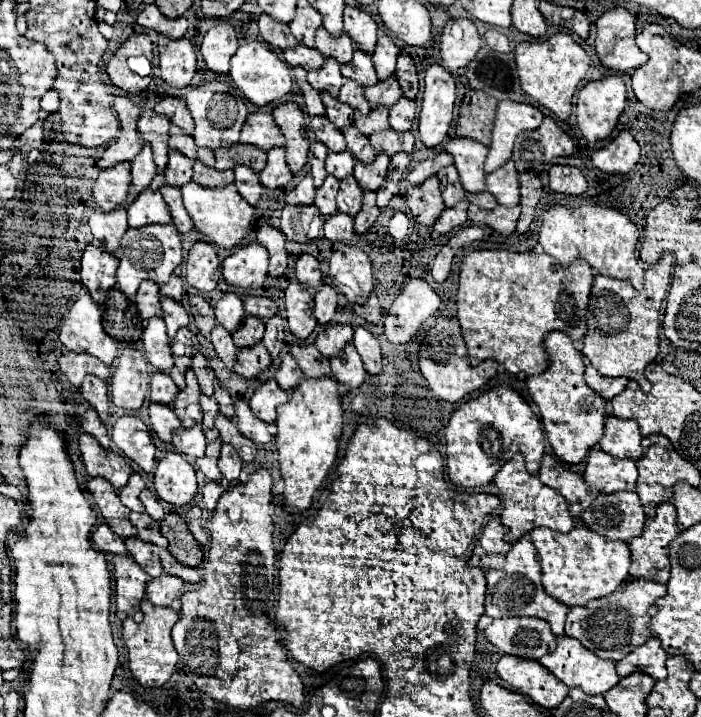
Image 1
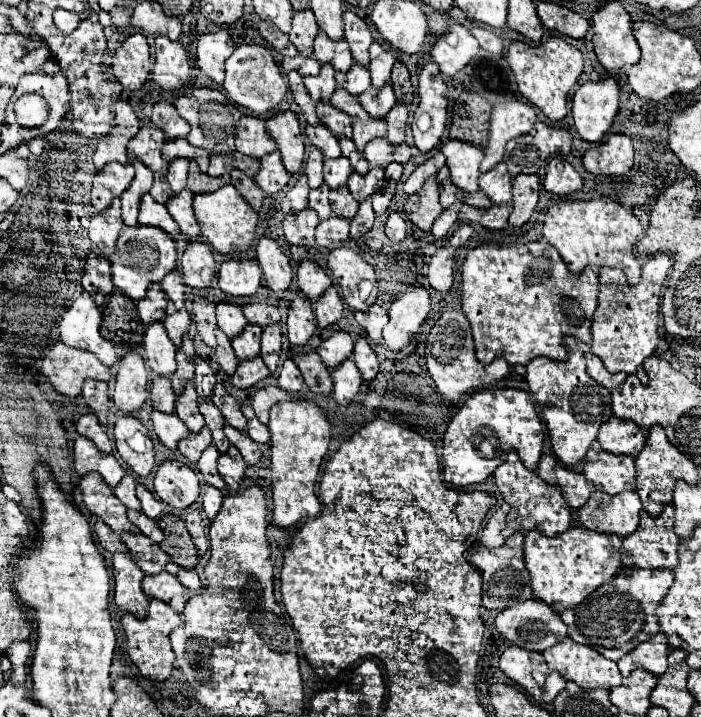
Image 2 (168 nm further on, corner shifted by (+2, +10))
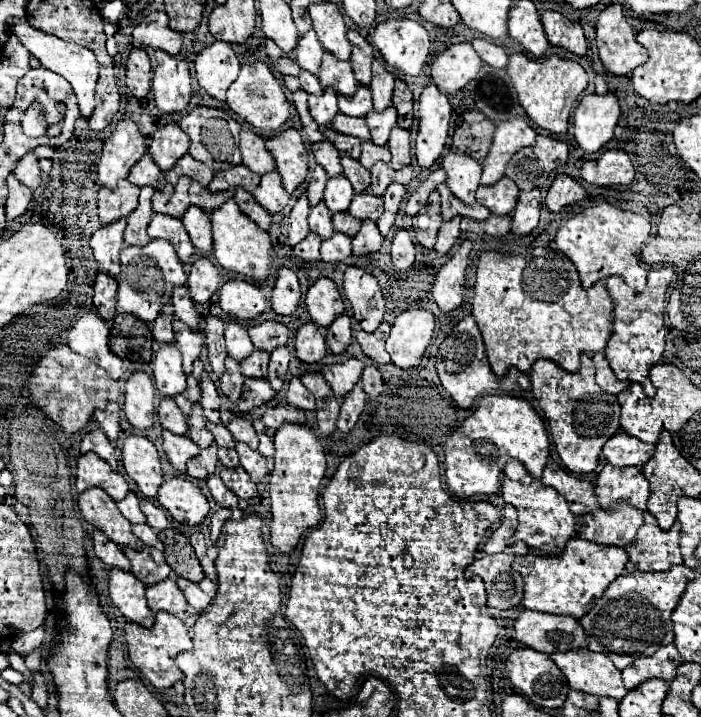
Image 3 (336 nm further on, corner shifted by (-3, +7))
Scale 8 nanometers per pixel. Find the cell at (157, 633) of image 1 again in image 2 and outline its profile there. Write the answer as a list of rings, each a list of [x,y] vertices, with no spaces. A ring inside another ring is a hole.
[[[150,600],[148,616],[144,620],[134,618],[132,614],[124,614],[120,622],[122,622],[122,628],[126,632],[126,640],[128,640],[128,656],[138,666],[140,674],[148,680],[158,680],[158,682],[166,680],[170,676],[170,672],[174,670],[174,652],[170,646],[170,632],[174,628],[182,626],[184,616],[174,612],[162,600]]]

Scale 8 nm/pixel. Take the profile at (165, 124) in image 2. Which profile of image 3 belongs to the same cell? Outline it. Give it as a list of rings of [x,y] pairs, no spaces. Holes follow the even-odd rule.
[[[167,123],[159,127],[149,145],[149,153],[155,157],[155,163],[163,171],[171,169],[175,161],[187,153],[187,149],[189,149],[189,135],[177,123]]]

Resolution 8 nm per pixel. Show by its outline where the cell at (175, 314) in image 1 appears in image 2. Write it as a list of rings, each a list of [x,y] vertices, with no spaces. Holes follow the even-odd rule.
[[[170,302],[168,306],[168,312],[166,312],[166,320],[164,320],[164,326],[166,326],[166,332],[170,336],[170,340],[176,344],[176,348],[182,346],[182,338],[188,334],[190,330],[190,316],[188,312],[184,310],[176,310]]]

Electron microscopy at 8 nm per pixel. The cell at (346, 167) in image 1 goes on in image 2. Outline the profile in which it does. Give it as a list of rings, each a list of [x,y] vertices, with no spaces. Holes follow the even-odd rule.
[[[334,158],[334,160],[324,160],[324,182],[328,184],[330,190],[338,190],[342,186],[346,186],[348,178],[352,174],[350,162],[346,162],[346,158]]]

